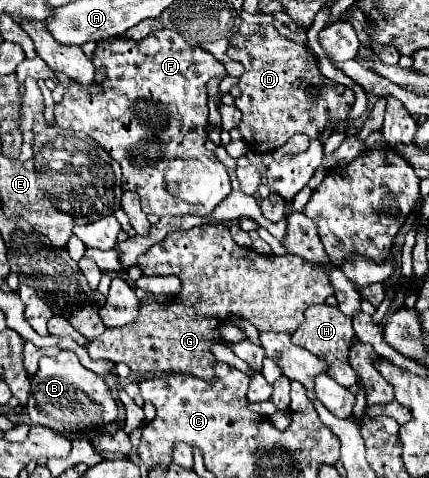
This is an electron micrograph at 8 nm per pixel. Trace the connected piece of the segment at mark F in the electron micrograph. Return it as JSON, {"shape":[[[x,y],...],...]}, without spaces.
{"shape":[[[159,30],[159,32],[153,32],[151,36],[143,38],[141,42],[133,42],[125,36],[117,36],[117,38],[109,38],[109,40],[101,40],[97,42],[97,48],[93,52],[93,66],[97,70],[105,70],[107,76],[105,80],[101,82],[101,92],[87,92],[85,86],[81,86],[77,80],[71,80],[69,88],[65,90],[65,96],[61,100],[61,104],[55,104],[55,118],[57,118],[57,126],[59,128],[65,128],[65,130],[75,130],[75,132],[83,132],[87,136],[91,136],[99,146],[103,146],[103,150],[121,164],[123,168],[123,188],[129,188],[133,192],[139,194],[141,198],[141,206],[143,206],[143,212],[145,214],[157,214],[157,216],[183,216],[183,214],[209,214],[229,192],[231,192],[231,178],[227,174],[227,168],[215,158],[213,152],[205,150],[205,140],[207,140],[207,114],[209,114],[209,108],[207,108],[207,98],[209,98],[209,92],[207,92],[207,82],[211,78],[225,78],[227,76],[227,70],[223,66],[221,60],[217,60],[215,56],[211,56],[209,52],[205,52],[203,48],[199,46],[191,46],[189,42],[185,42],[183,36],[179,36],[175,30]]]}

